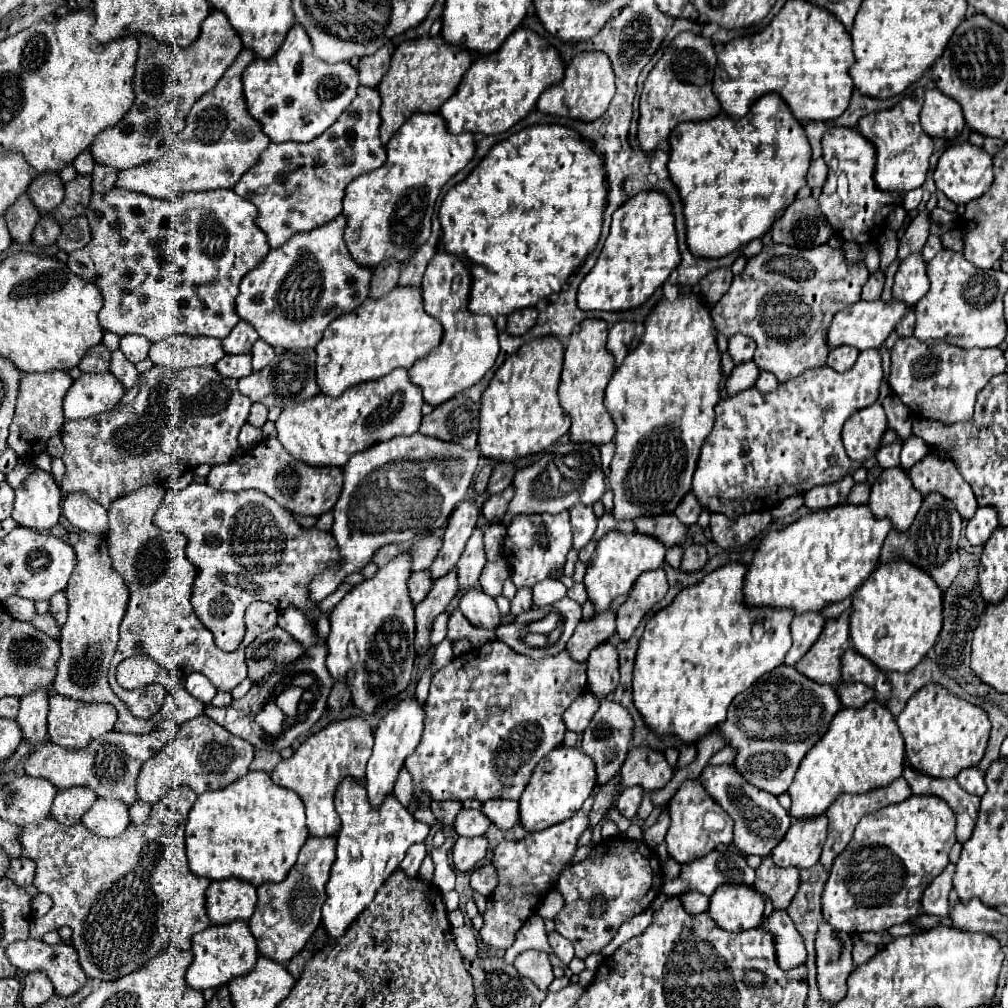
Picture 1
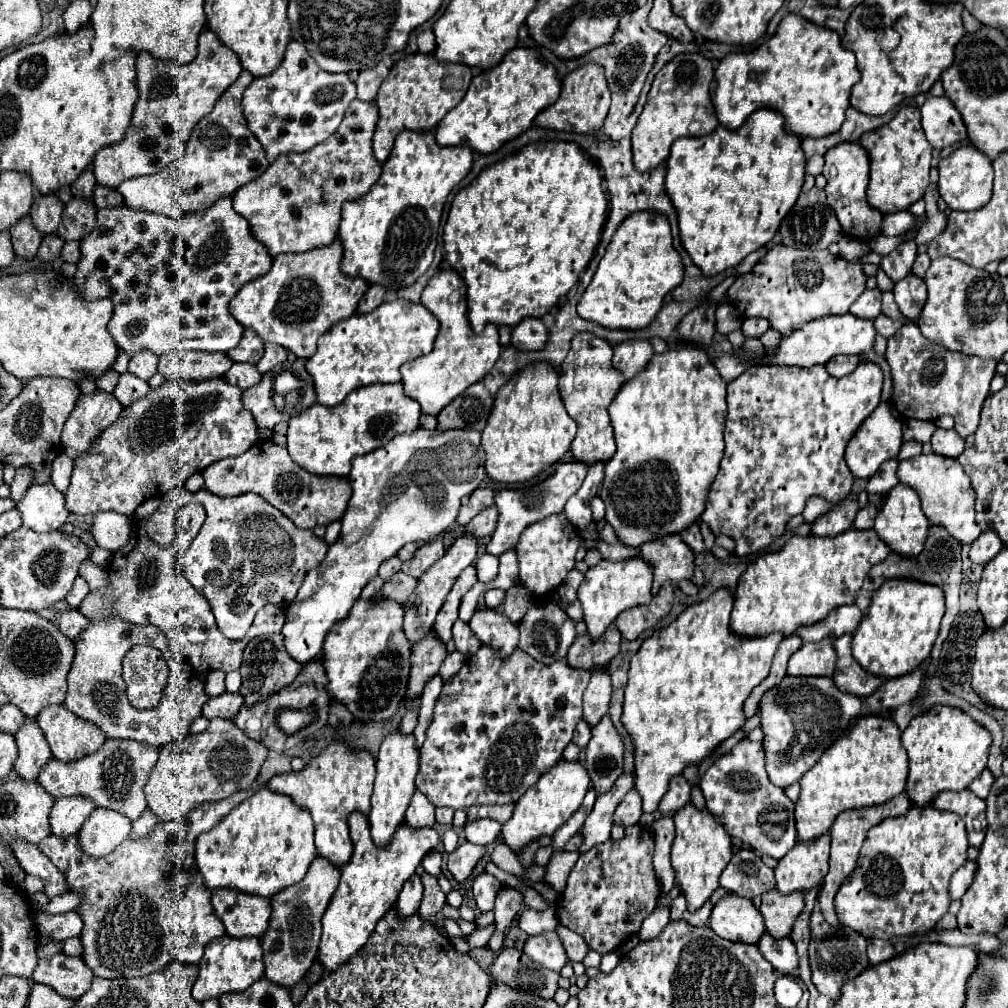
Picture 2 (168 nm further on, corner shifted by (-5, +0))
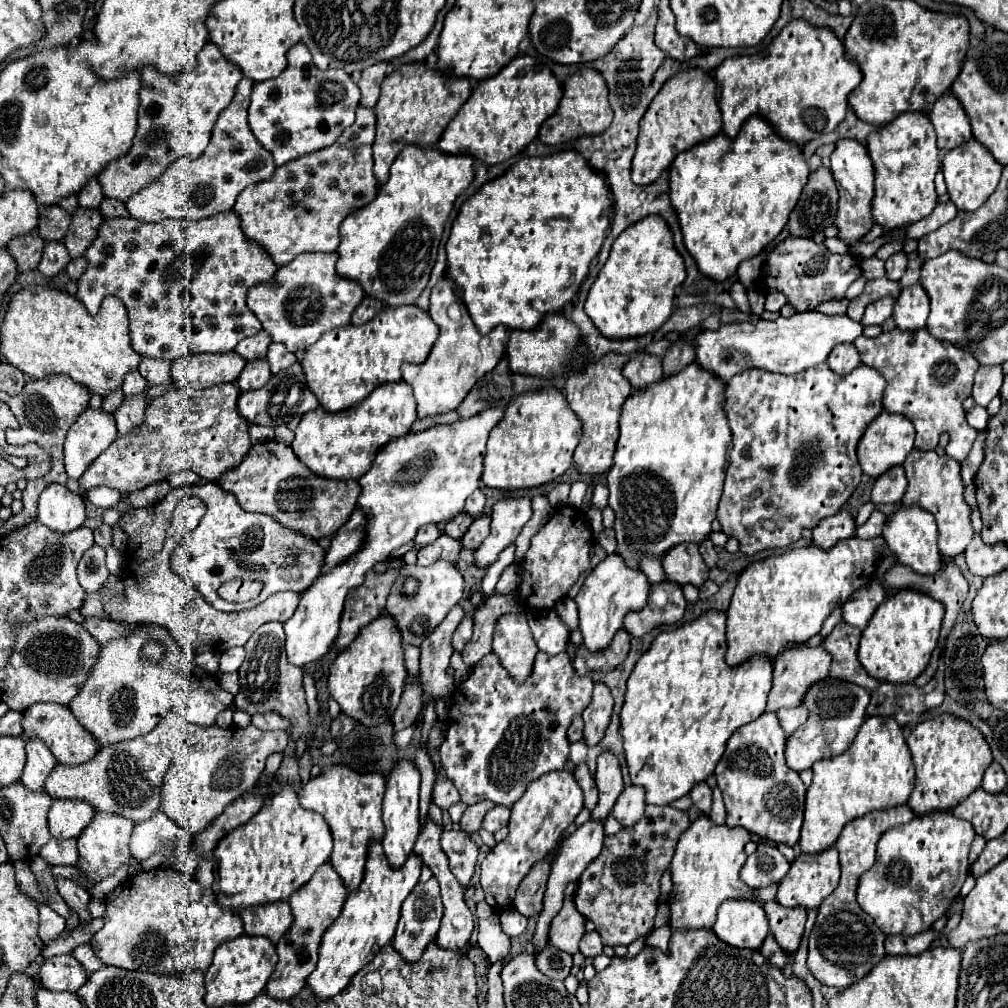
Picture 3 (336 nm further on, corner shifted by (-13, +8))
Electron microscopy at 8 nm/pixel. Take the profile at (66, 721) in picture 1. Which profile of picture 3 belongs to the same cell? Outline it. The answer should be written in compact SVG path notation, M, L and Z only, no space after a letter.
M38 703L38 705L28 707L24 711L22 729L24 729L22 737L44 741L46 747L54 753L56 761L62 765L82 765L84 761L90 761L98 753L98 747L96 747L96 743L92 743L92 737L88 735L88 731L84 731L84 727L80 727L78 719L64 705Z

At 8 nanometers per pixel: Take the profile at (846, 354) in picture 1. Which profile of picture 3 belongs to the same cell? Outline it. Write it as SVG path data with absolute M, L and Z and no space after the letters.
M844 343L844 345L832 349L832 355L828 355L826 363L834 373L846 375L846 373L854 371L856 367L860 367L860 355L852 343Z

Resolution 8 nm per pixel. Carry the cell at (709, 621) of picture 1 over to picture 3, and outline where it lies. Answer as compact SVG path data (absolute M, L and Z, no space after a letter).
M706 611L700 619L696 619L692 623L686 623L684 627L674 629L670 633L658 635L652 641L648 653L644 653L638 659L634 671L630 673L630 677L628 677L628 689L626 689L626 697L624 697L624 705L622 705L622 713L620 713L620 735L622 735L624 759L626 759L626 765L628 765L628 773L630 773L632 785L640 785L640 787L646 789L646 803L650 803L650 805L670 805L672 801L688 795L690 789L696 783L706 781L706 777L714 773L714 767L720 761L720 757L724 755L726 743L732 737L732 733L736 729L740 729L742 725L748 725L748 723L756 721L764 713L764 709L766 709L766 697L768 697L770 683L772 683L772 659L768 659L768 657L754 657L752 661L746 661L744 665L732 669L724 661L724 653L726 653L726 613Z

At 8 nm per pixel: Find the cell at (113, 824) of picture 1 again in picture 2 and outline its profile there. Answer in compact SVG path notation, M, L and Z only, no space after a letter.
M94 809L82 825L78 837L82 849L92 857L112 853L130 835L130 819L112 809Z

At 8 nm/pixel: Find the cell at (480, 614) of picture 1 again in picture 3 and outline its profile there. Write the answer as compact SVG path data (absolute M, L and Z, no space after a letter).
M508 613L498 619L494 631L494 653L516 683L524 683L524 679L532 675L538 647L530 633L526 615Z

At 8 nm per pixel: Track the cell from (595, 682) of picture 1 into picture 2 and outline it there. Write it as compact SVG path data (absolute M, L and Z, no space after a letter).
M606 667L592 669L592 679L584 691L584 719L594 727L606 713L612 695L612 679Z

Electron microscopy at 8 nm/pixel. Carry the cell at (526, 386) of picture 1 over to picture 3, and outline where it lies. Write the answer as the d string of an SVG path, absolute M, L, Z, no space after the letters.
M556 389L518 395L510 401L504 419L488 439L482 483L500 491L532 489L550 483L566 473L572 465L574 449L580 441L580 421L568 411L564 395Z

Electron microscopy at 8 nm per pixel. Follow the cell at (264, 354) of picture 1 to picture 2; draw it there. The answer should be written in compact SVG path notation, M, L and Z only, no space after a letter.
M266 343L266 349L264 349L264 357L258 361L258 371L260 373L268 373L272 371L274 367L278 367L280 363L286 361L286 351L284 347L280 345L272 345L272 343Z

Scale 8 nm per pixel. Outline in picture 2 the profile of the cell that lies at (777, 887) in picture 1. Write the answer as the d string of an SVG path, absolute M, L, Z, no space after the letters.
M772 889L762 895L760 913L766 921L766 931L776 939L788 937L792 933L792 923L802 913L802 909L804 909L802 891L784 895L778 889Z

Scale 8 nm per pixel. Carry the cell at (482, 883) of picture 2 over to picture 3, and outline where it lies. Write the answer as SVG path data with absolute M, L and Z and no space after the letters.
M568 769L552 771L552 775L542 775L540 779L536 779L536 783L530 783L524 797L512 805L508 837L500 841L494 849L490 849L490 853L480 865L480 885L486 903L496 913L512 907L520 881L530 873L534 863L542 861L546 855L552 855L556 851L564 829L570 823L574 823L582 807L582 791L576 779L572 779L572 771Z

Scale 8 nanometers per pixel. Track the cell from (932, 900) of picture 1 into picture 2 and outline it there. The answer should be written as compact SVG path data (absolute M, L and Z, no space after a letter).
M966 861L966 865L962 865L950 879L950 899L952 901L960 901L964 891L968 889L968 883L972 883L972 875L976 871L976 863L974 861Z

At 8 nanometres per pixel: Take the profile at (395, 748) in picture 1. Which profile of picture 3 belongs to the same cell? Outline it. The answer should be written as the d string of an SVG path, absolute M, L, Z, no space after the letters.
M400 761L392 769L388 781L386 781L386 795L384 795L384 805L382 805L382 819L386 827L386 835L382 841L382 847L386 851L388 863L394 869L400 869L406 859L412 855L418 833L420 833L420 823L418 823L418 795L420 795L420 773L416 765L410 761Z

